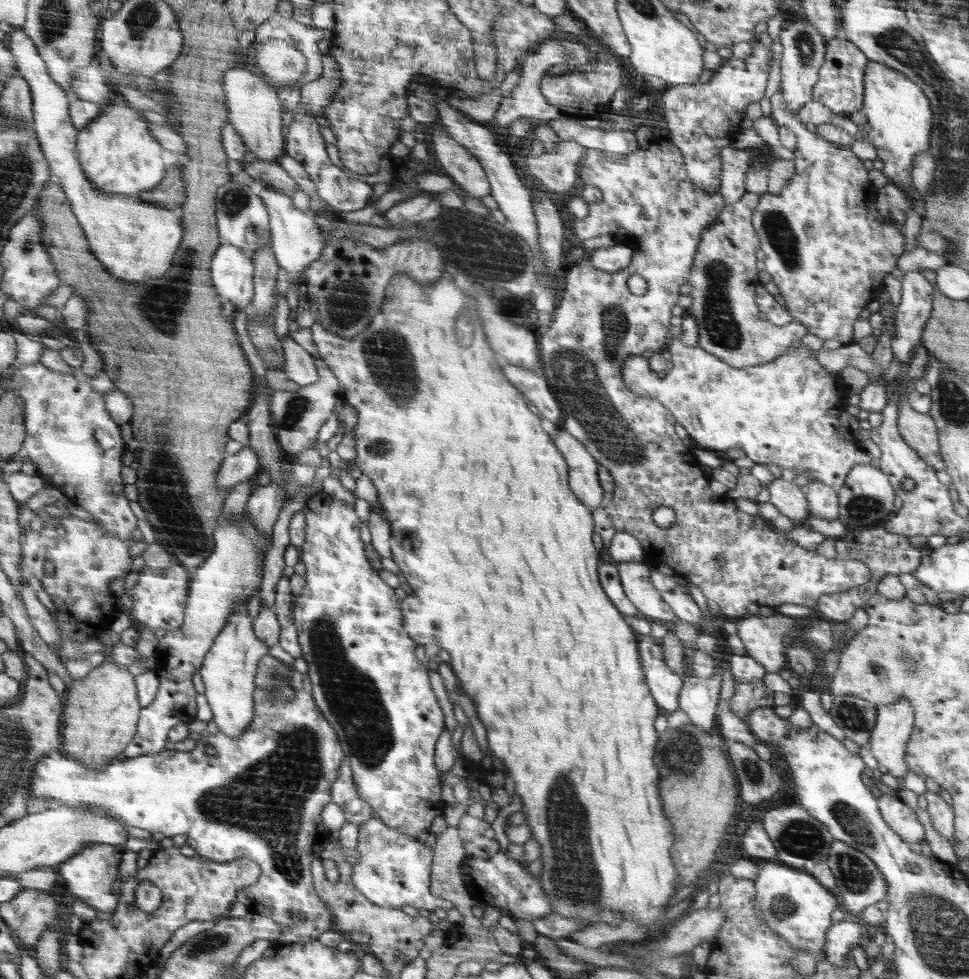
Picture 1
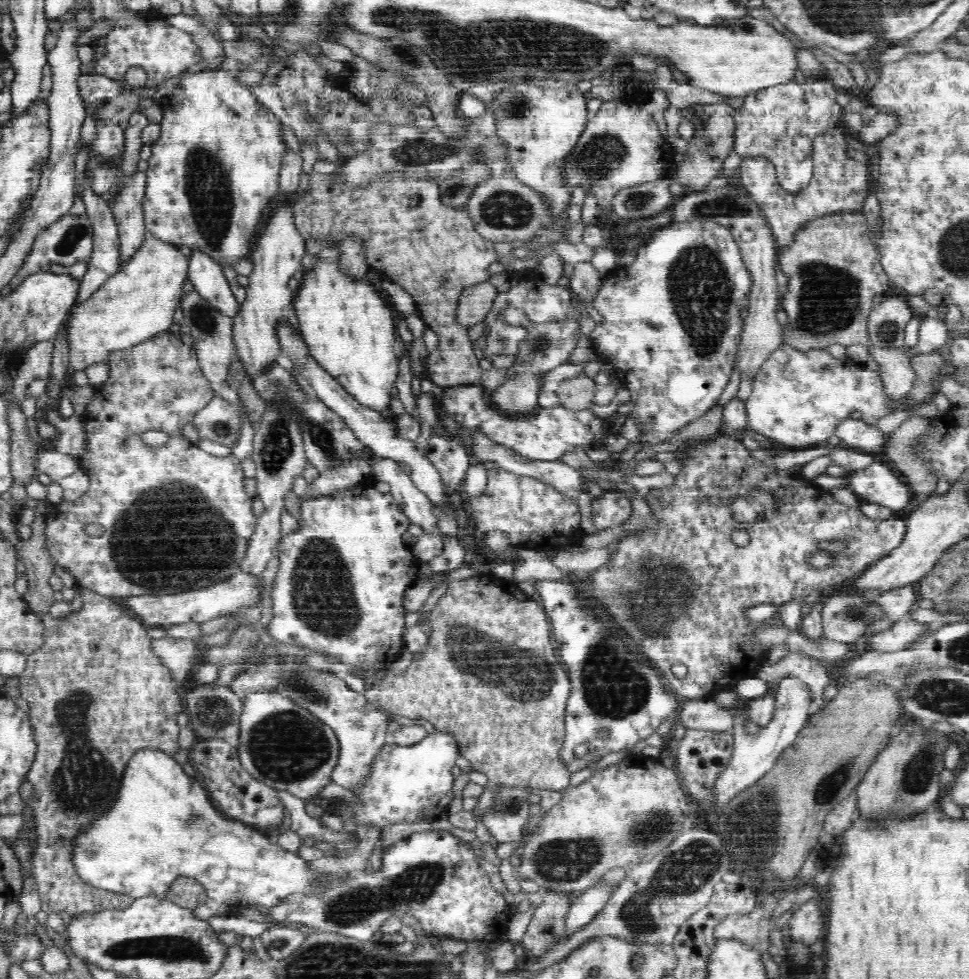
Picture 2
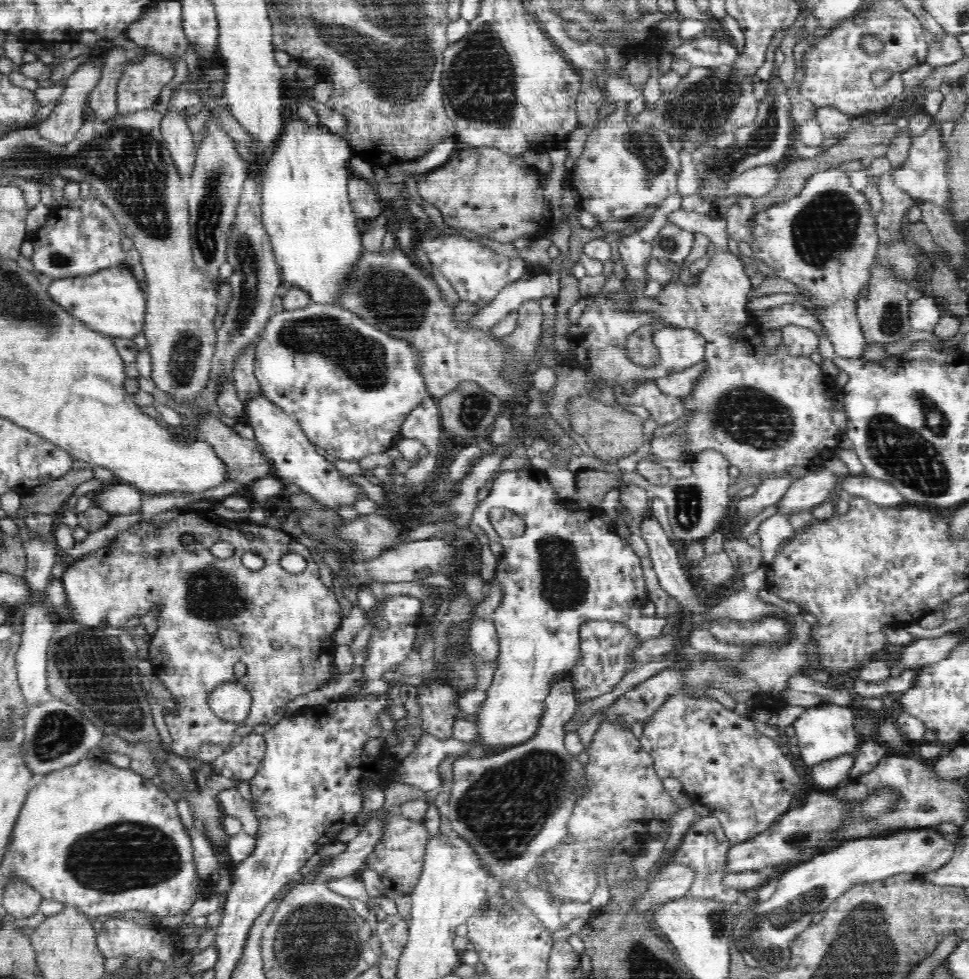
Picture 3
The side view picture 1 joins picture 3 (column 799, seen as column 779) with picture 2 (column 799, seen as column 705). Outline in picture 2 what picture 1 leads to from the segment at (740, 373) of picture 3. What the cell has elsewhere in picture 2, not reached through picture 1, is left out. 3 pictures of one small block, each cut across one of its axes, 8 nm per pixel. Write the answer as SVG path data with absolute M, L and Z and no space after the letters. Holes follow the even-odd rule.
M782 344L768 355L753 380L750 396L745 402L747 427L788 448L804 449L826 443L826 440L835 434L836 426L850 417L850 412L854 410L860 412L861 418L868 424L876 425L883 416L910 405L906 398L900 400L890 398L880 376L879 371L856 364L850 358L835 358L825 349L801 351L796 347Z

